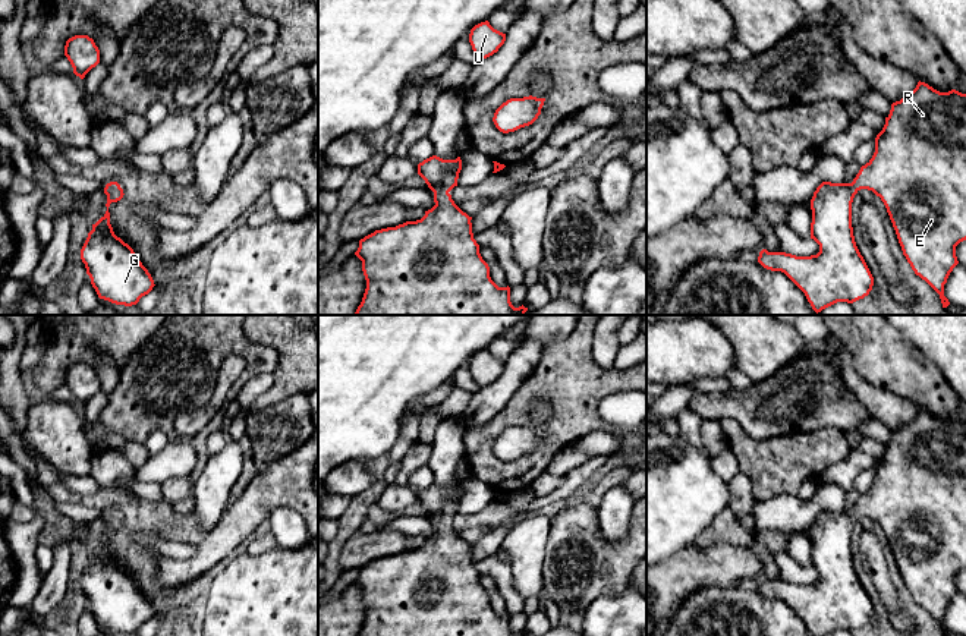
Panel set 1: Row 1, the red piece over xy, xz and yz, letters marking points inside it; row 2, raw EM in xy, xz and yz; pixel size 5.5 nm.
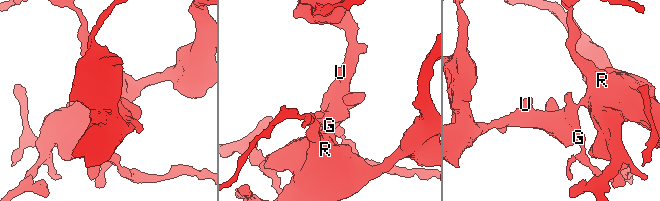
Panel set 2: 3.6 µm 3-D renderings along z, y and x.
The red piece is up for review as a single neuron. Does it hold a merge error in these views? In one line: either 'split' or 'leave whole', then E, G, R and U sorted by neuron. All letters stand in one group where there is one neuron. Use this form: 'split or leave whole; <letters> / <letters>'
leave whole; E G R U

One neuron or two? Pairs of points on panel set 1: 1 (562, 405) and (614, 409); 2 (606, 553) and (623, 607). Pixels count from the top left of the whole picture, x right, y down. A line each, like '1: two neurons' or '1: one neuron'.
1: two neurons
2: two neurons

